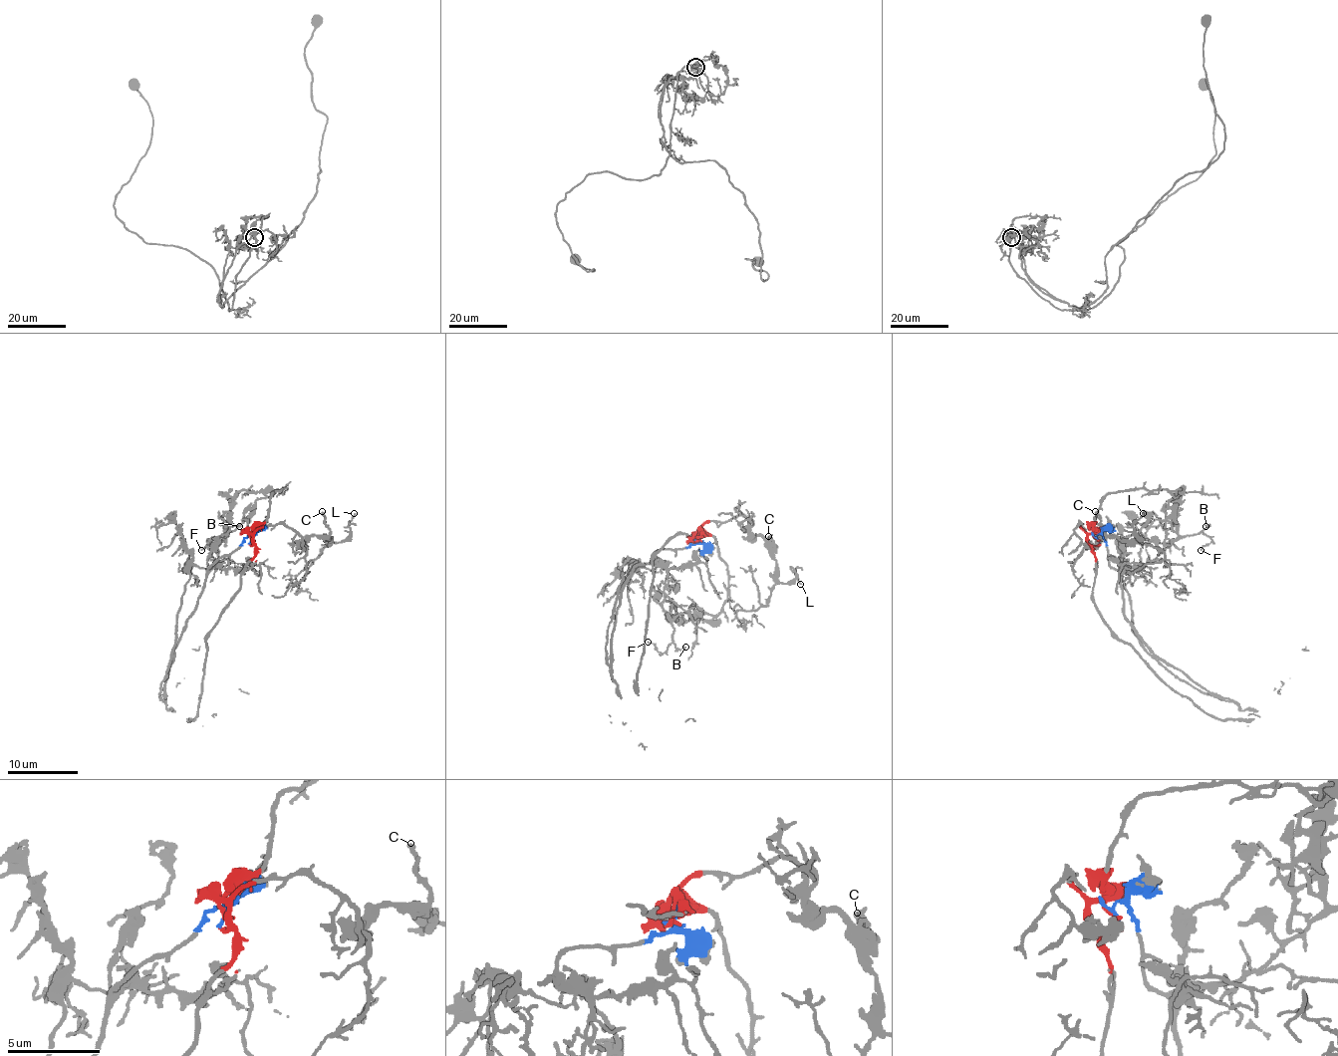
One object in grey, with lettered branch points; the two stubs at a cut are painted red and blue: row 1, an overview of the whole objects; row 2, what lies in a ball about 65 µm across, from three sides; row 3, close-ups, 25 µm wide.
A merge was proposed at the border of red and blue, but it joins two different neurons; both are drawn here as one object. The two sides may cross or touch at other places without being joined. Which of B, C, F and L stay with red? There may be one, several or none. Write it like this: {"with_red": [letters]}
{"with_red": ["C", "L"]}

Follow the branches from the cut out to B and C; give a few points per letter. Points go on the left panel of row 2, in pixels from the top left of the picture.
B: (250, 541), (252, 534), (207, 570), (220, 566), (214, 548), (232, 525), (239, 525)
C: (250, 541), (250, 536), (266, 525), (280, 523), (293, 529), (303, 543), (328, 534), (323, 511)

